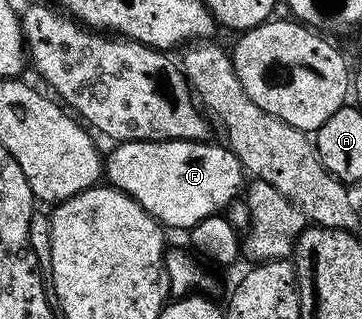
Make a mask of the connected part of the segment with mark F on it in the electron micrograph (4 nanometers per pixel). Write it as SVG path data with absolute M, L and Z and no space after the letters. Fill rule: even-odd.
M212 140L202 142L122 142L106 158L106 182L124 190L160 221L165 228L187 232L211 214L219 214L241 193L246 182L246 171L227 145L215 146Z

